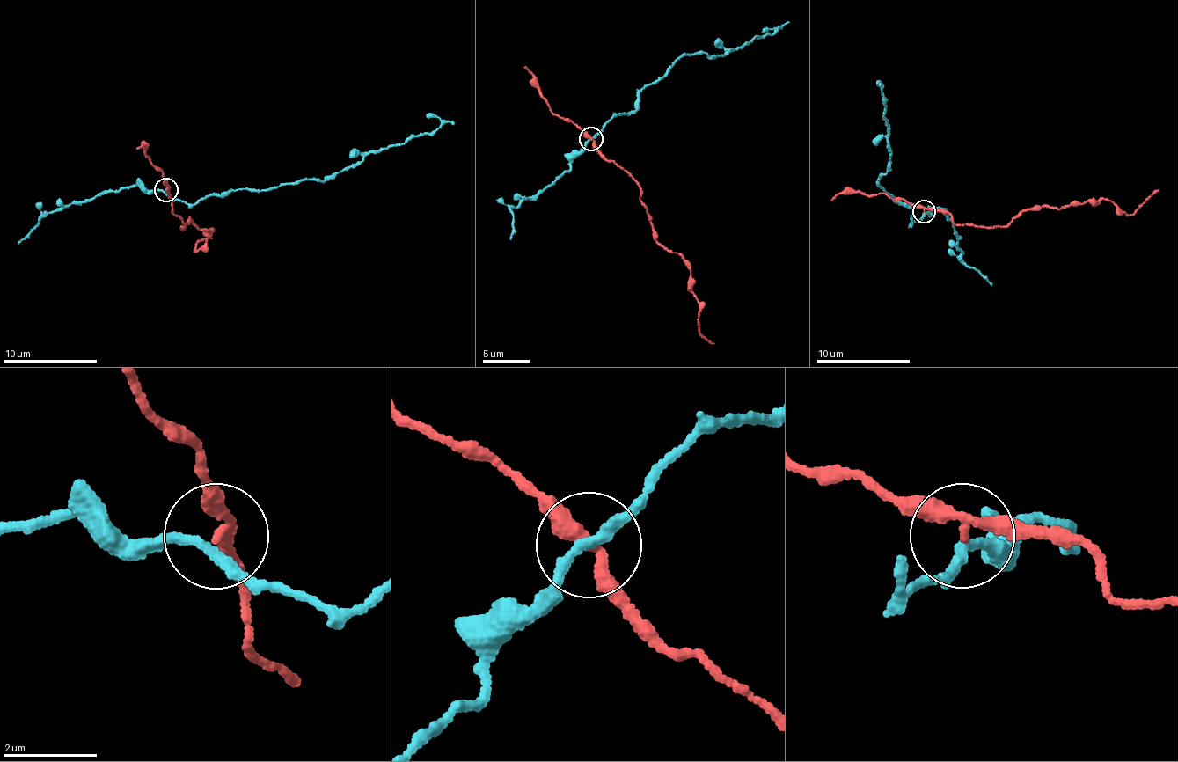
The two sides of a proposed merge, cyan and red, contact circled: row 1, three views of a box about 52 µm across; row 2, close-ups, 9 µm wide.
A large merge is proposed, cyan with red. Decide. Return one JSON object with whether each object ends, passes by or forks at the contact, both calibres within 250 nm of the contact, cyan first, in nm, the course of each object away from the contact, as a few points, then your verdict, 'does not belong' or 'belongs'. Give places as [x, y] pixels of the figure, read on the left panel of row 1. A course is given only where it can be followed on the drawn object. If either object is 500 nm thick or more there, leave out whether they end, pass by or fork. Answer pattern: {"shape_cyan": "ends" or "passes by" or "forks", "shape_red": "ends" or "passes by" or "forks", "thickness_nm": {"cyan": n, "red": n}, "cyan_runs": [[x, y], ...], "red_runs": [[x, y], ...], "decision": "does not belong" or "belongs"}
{"shape_cyan": "passes by", "shape_red": "passes by", "thickness_nm": {"cyan": 200, "red": 190}, "cyan_runs": [[164, 191], [187, 204], [228, 192], [323, 181], [370, 152], [430, 134], [441, 121], [426, 113]], "red_runs": [[164, 189], [182, 230], [191, 220], [211, 231], [193, 252], [201, 240], [213, 238]], "decision": "does not belong"}

